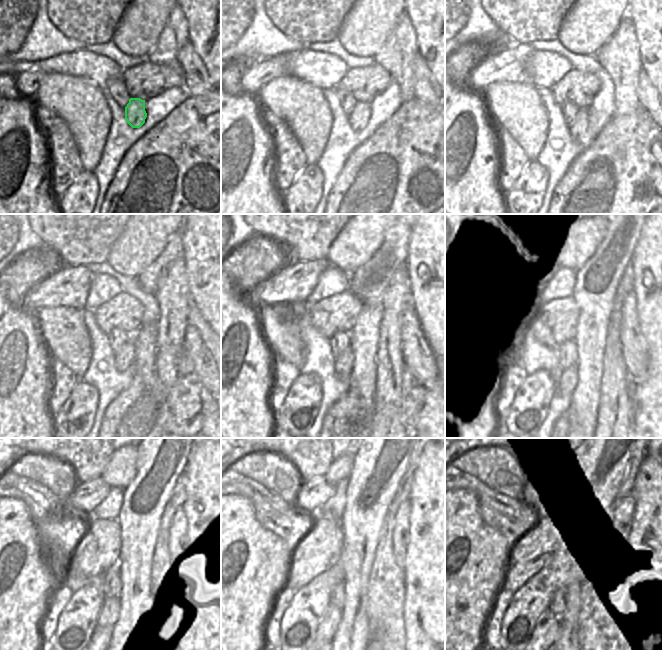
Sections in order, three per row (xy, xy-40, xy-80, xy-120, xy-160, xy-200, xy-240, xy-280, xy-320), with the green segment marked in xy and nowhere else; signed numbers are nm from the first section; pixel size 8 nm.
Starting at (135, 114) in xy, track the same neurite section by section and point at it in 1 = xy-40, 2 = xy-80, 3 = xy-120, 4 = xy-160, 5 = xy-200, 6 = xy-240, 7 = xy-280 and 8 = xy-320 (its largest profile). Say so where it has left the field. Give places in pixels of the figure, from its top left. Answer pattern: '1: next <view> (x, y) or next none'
1: next xy-40 (359, 117)
2: next xy-80 (577, 127)
3: next xy-120 (124, 357)
4: next xy-160 (343, 364)
5: next xy-200 (565, 379)
6: next xy-240 (109, 614)
7: next xy-280 (328, 624)
8: next xy-320 (546, 632)

